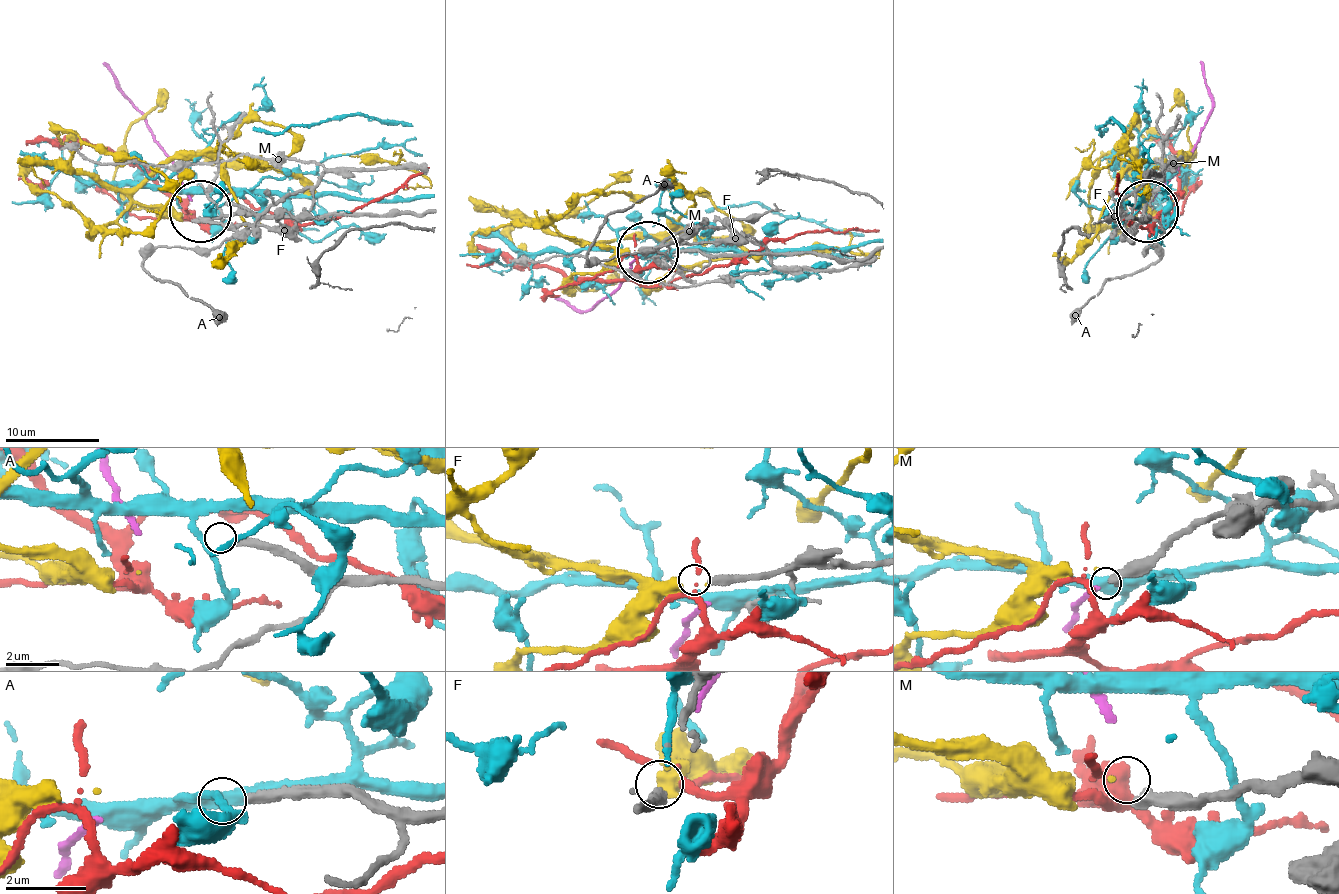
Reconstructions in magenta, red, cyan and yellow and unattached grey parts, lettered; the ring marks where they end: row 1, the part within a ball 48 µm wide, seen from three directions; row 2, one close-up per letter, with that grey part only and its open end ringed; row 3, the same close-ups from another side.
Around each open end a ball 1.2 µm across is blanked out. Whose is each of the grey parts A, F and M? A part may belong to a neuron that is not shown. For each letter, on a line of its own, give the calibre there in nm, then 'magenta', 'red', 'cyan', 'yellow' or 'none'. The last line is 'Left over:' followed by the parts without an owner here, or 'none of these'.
A: calibre 260 nm; none
F: calibre 320 nm; yellow
M: calibre 380 nm; none
Left over: A, M

